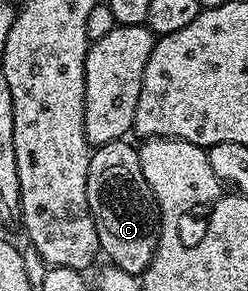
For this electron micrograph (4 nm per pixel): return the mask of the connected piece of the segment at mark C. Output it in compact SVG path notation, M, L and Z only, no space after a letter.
M128 139L111 141L91 154L86 195L103 256L108 256L117 269L143 275L156 254L160 222L146 175L142 175L139 148L130 142Z

